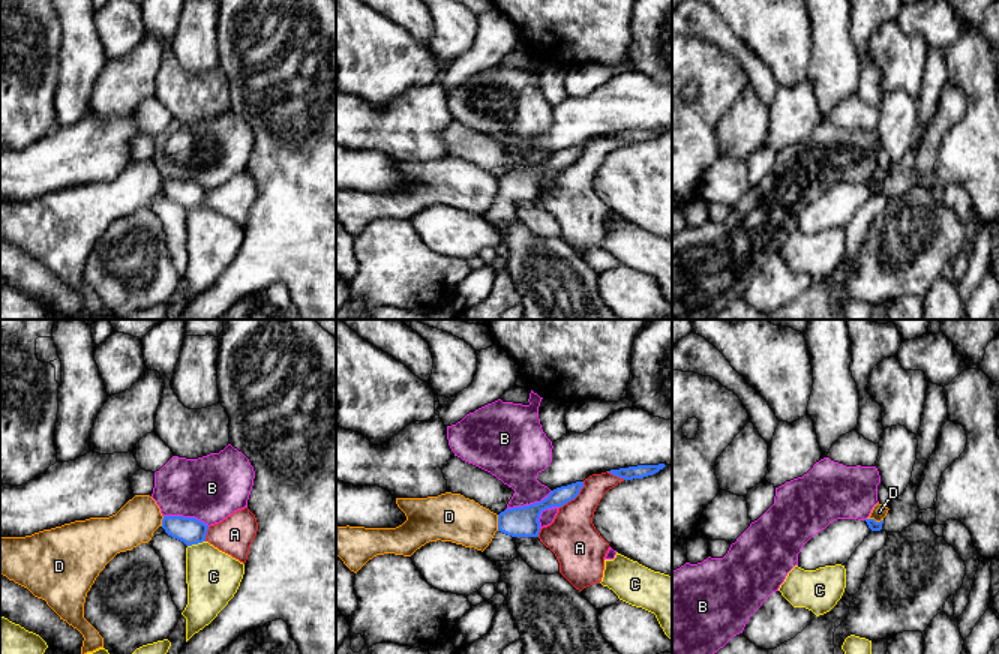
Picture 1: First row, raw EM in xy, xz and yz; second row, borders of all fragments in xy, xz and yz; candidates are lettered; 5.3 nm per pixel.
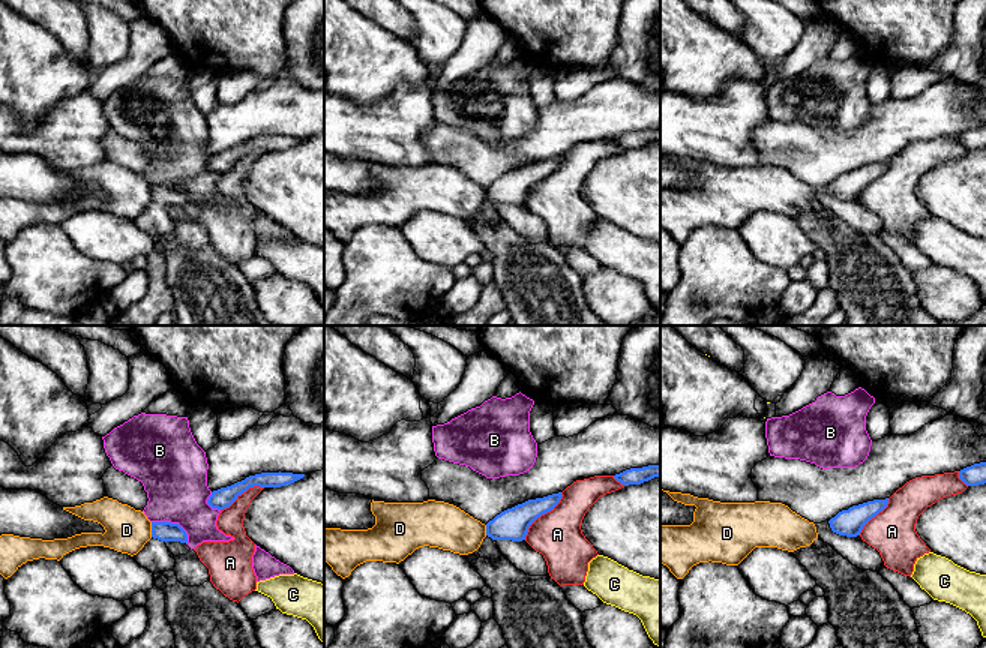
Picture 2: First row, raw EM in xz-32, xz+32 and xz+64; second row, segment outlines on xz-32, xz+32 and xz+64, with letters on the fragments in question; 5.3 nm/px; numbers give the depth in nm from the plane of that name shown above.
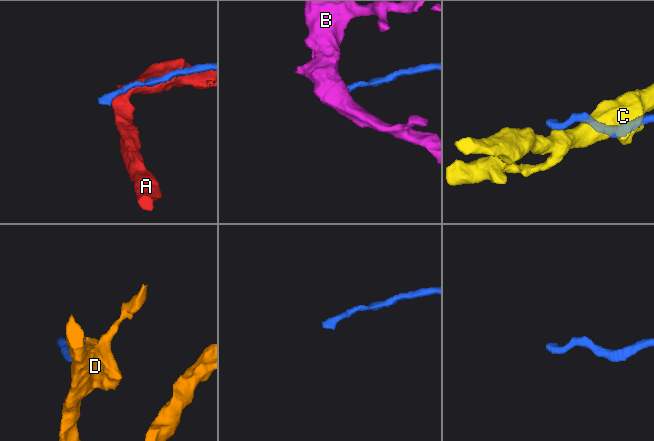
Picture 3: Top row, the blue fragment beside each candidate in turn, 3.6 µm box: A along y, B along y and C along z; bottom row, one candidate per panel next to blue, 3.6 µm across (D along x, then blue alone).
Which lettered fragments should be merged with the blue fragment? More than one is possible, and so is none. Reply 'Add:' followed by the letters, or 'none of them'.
Add: none of them

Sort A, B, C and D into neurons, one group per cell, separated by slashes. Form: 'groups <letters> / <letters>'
groups A / B / C / D

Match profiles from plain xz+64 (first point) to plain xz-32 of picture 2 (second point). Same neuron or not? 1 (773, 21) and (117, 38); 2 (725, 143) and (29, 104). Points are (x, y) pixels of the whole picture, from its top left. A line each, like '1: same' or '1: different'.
1: same
2: different

